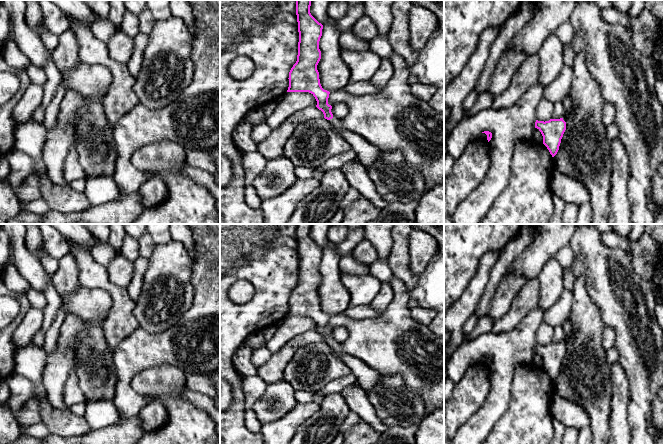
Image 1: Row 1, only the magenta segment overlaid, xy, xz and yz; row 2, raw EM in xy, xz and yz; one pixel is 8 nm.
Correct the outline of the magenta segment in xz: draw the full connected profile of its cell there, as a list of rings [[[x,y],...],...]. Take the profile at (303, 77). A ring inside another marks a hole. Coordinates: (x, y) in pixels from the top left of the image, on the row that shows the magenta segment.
[[[296,0],[299,42],[297,61],[289,72],[287,92],[309,92],[316,101],[316,107],[324,114],[332,127],[339,132],[357,154],[356,160],[368,169],[378,158],[380,149],[360,135],[348,131],[342,125],[342,119],[334,116],[332,106],[328,104],[330,92],[320,84],[317,65],[321,59],[319,41],[323,25],[310,13],[312,0]]]

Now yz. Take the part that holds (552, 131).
[[[567,95],[563,100],[565,109],[564,116],[560,119],[550,119],[549,121],[535,122],[537,128],[543,136],[543,144],[547,147],[552,157],[554,157],[561,143],[561,139],[566,130],[566,119],[572,110],[572,101],[570,95]]]

